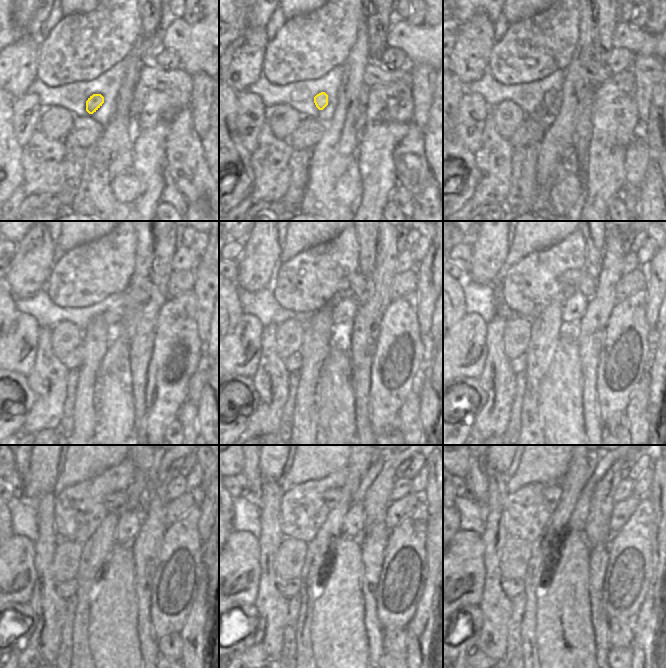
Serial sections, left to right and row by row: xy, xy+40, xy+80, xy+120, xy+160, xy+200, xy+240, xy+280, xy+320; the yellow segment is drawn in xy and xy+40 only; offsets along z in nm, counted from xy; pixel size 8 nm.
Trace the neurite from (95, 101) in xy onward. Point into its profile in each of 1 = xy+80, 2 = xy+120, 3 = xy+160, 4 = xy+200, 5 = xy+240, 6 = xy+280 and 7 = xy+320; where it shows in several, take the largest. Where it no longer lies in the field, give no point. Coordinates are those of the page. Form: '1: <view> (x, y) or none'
1: xy+80 (549, 98)
2: xy+120 (112, 317)
3: xy+160 (343, 313)
4: xy+200 (575, 303)
5: xy+240 (129, 522)
6: xy+280 (353, 523)
7: xy+320 (577, 521)

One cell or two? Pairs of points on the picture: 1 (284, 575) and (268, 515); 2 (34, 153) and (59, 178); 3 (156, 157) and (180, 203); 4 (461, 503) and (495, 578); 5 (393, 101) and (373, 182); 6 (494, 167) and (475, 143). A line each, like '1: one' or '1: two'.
1: two
2: one
3: two
4: two
5: one
6: two

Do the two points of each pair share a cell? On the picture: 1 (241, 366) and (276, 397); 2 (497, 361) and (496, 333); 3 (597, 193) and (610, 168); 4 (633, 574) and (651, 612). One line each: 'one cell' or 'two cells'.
1: two cells
2: one cell
3: one cell
4: two cells

